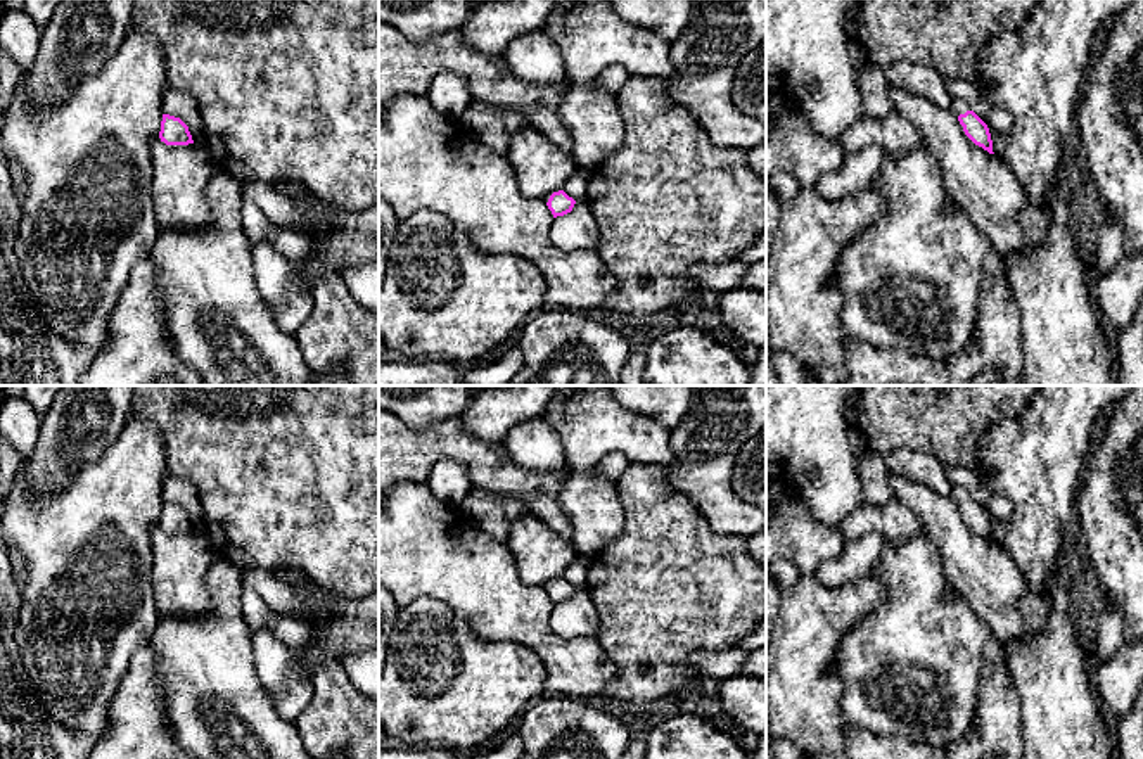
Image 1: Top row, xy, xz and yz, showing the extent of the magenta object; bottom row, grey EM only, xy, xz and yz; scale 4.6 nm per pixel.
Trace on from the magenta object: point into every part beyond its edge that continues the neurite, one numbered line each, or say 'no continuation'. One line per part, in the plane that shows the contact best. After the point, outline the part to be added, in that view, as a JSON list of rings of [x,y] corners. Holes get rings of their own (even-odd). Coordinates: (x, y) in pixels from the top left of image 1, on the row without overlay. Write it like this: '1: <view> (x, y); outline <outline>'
1: yz (958, 493); outline [[[953,484],[951,488],[951,498],[960,503],[965,501],[967,498],[972,498],[972,494],[960,484]]]

